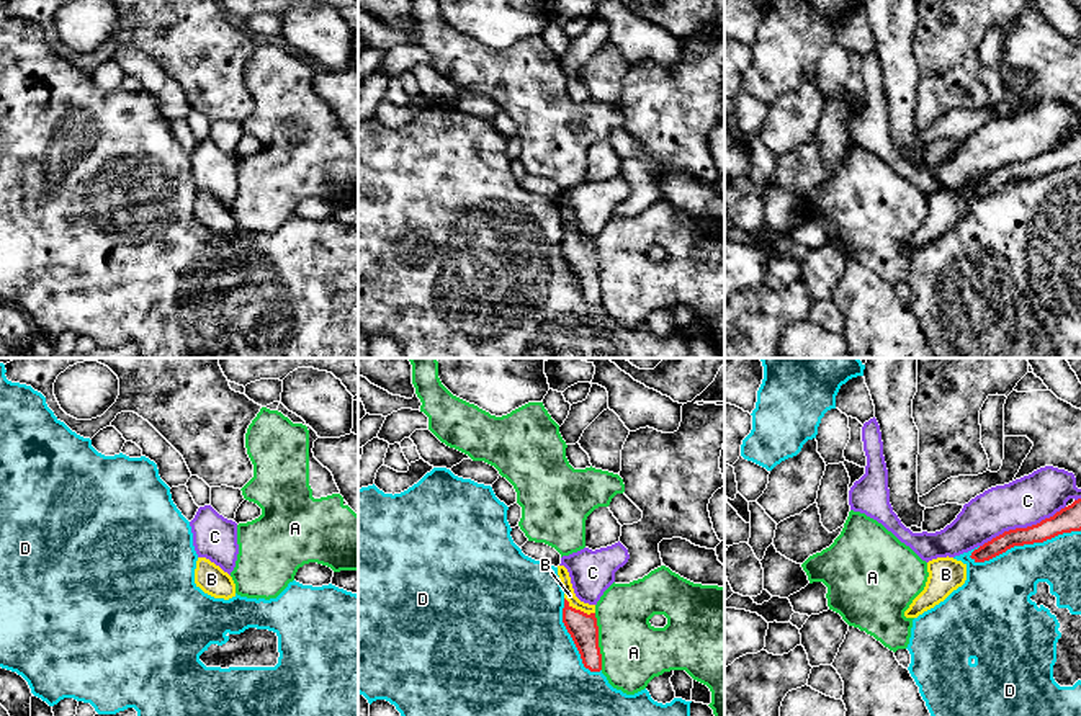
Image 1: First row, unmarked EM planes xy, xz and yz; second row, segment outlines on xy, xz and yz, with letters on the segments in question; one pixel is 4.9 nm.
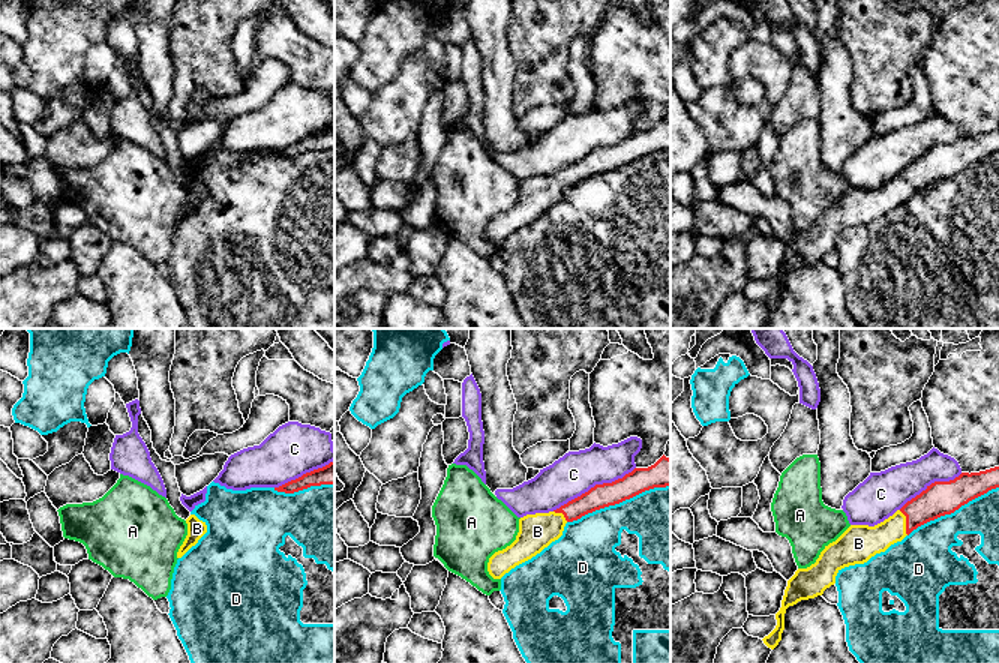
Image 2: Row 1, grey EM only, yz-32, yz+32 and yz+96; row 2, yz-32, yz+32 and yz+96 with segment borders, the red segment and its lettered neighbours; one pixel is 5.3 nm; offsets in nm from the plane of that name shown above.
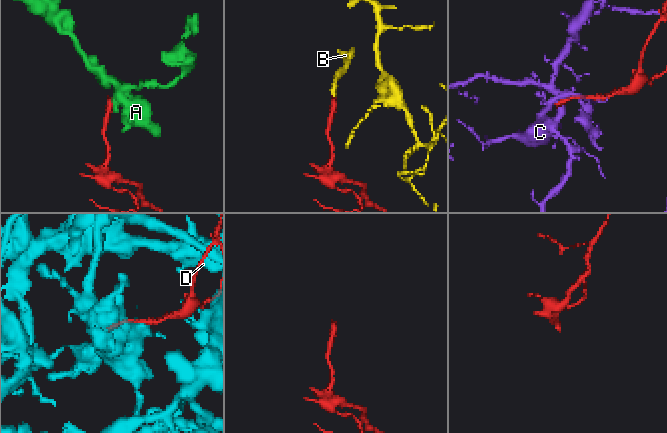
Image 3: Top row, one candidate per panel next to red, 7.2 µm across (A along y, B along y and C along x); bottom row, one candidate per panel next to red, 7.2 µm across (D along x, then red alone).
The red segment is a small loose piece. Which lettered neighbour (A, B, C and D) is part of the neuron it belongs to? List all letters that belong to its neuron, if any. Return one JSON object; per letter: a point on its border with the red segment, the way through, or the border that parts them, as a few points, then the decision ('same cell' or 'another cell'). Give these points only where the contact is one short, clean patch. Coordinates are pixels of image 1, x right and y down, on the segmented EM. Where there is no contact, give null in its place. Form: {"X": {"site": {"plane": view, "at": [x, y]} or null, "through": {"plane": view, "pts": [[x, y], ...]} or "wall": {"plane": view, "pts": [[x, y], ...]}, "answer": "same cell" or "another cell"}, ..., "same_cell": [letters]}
{"A": {"site": {"plane": "xz", "at": [597, 641]}, "answer": "another cell"}, "B": {"site": {"plane": "xz", "at": [579, 610]}, "through": {"plane": "xz", "pts": [[583, 628], [579, 610], [569, 595]]}, "answer": "same cell"}, "C": {"site": {"plane": "yz", "at": [1022, 528]}, "answer": "another cell"}, "D": {"site": {"plane": "yz", "at": [1024, 543]}, "answer": "another cell"}, "same_cell": ["B"]}

